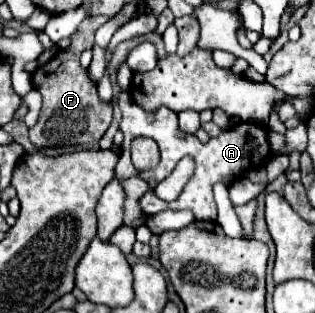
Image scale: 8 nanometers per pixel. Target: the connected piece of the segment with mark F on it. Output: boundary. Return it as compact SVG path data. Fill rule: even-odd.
M93 16L85 18L75 34L71 36L71 46L67 50L59 50L47 64L37 66L31 74L31 82L35 90L43 96L43 106L39 120L33 128L29 128L29 138L37 148L57 146L57 144L89 144L99 142L101 136L107 132L113 116L113 108L107 102L99 100L97 84L91 80L87 68L79 64L79 56L85 48L93 48L93 34L95 30L105 24L107 16ZM91 138L91 140L87 140Z

